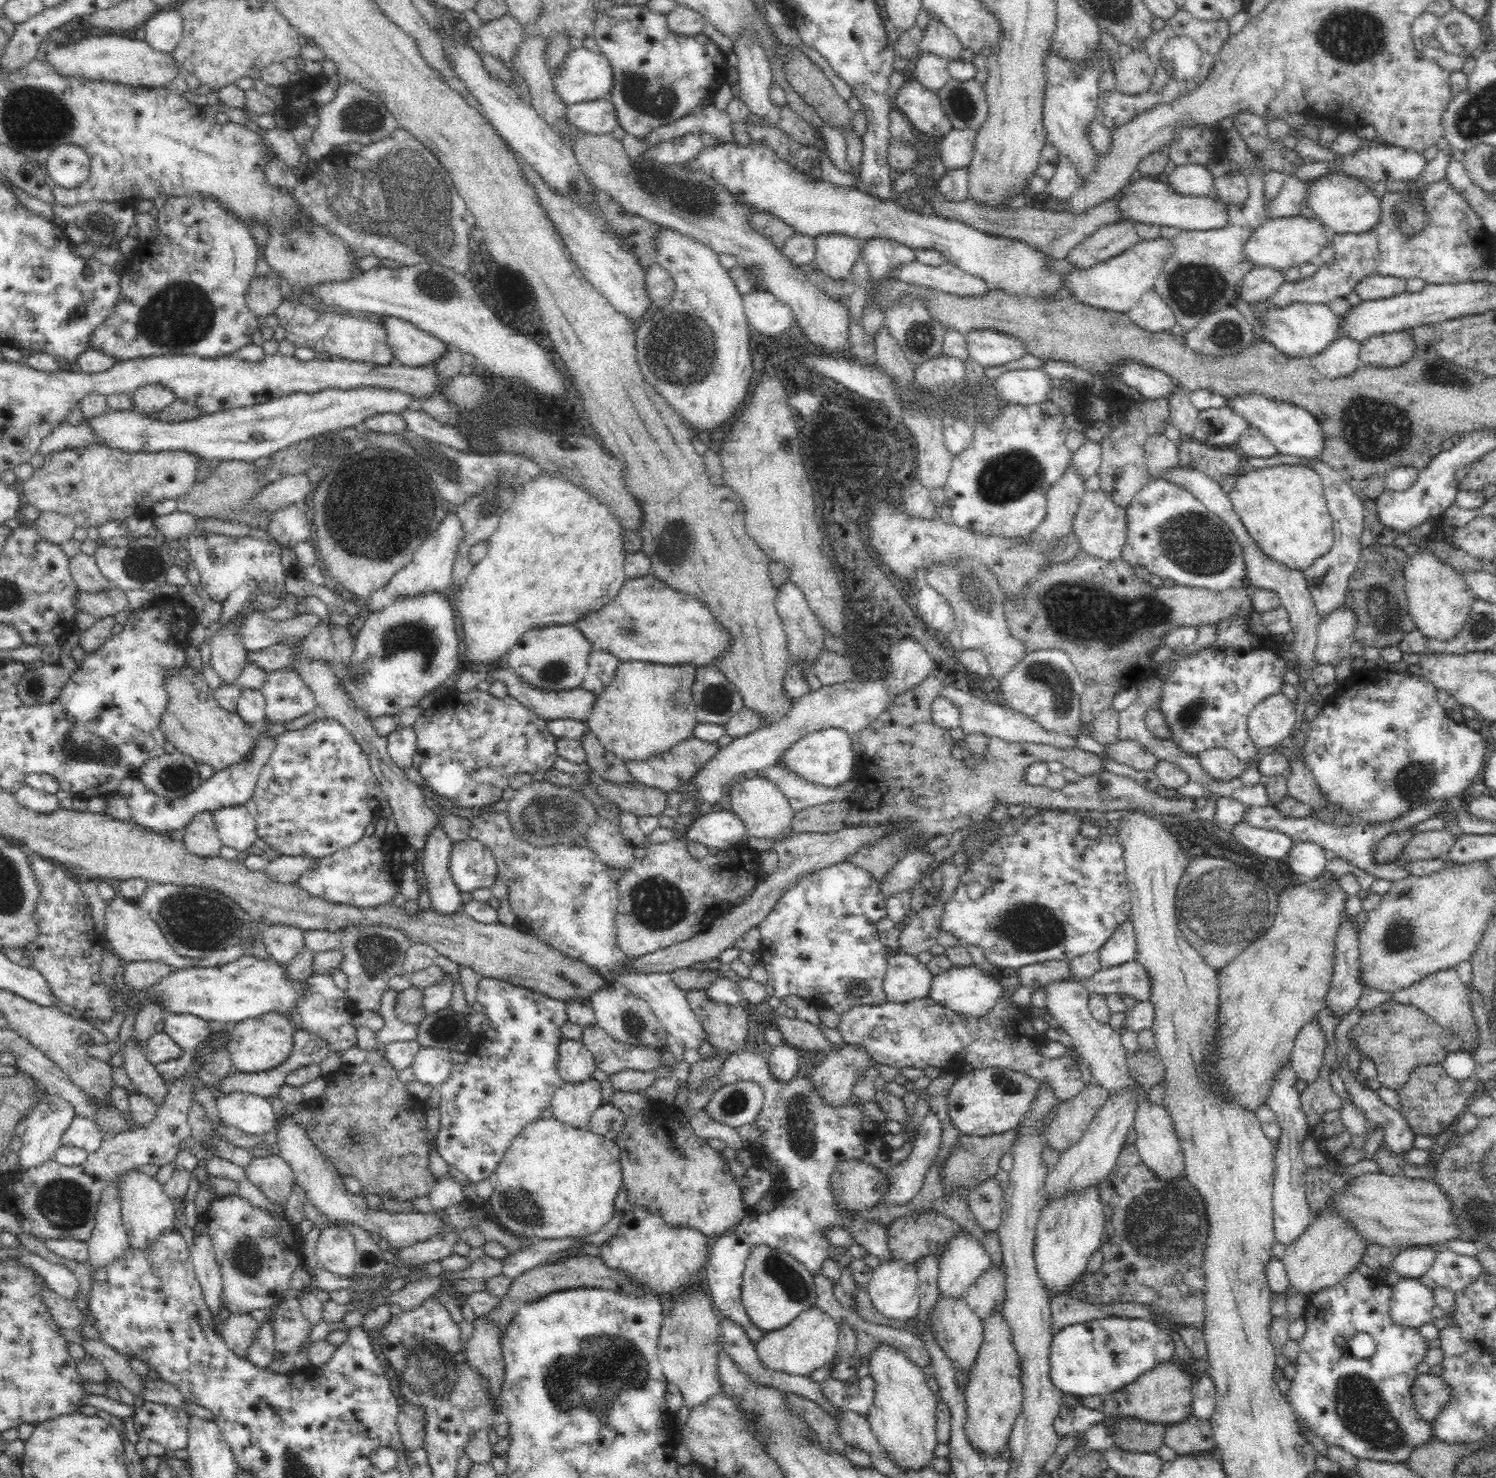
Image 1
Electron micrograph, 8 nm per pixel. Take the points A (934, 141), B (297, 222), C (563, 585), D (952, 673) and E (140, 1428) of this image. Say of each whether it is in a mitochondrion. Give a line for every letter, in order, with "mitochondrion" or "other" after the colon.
A: other
B: other
C: other
D: other
E: other

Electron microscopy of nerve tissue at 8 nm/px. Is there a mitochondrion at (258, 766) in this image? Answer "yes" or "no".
no

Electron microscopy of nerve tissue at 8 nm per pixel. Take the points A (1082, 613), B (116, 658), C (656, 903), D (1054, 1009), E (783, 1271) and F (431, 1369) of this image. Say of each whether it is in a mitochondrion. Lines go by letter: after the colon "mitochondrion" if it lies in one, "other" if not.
A: mitochondrion
B: other
C: mitochondrion
D: other
E: mitochondrion
F: mitochondrion

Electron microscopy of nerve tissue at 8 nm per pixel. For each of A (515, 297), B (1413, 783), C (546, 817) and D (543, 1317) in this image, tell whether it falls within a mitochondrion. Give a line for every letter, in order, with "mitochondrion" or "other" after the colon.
A: other
B: mitochondrion
C: mitochondrion
D: other

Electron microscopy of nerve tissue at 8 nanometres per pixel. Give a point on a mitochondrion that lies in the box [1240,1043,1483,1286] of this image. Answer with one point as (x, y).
(1455, 1168)

